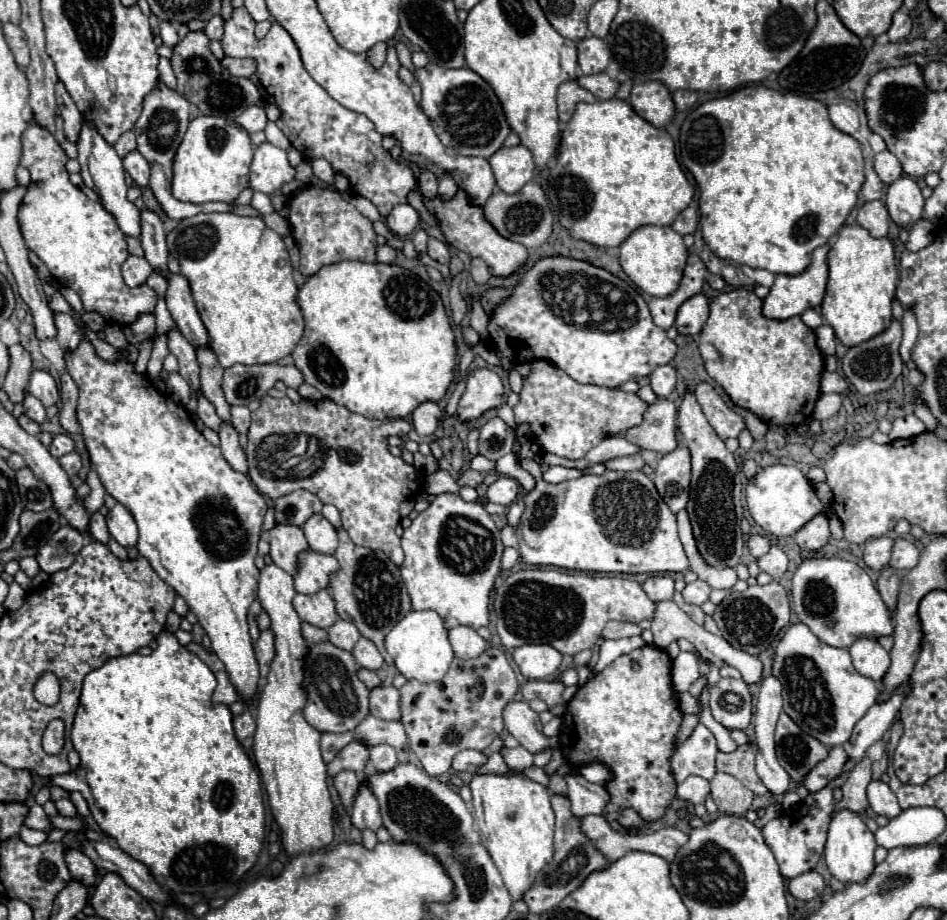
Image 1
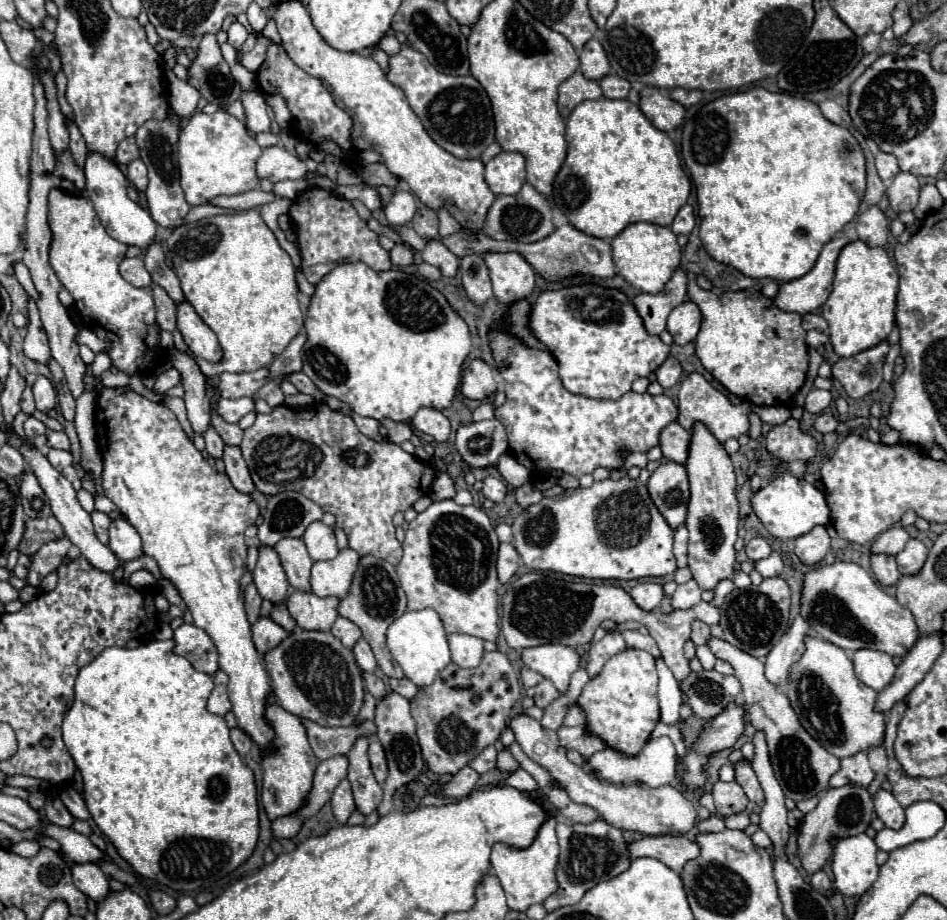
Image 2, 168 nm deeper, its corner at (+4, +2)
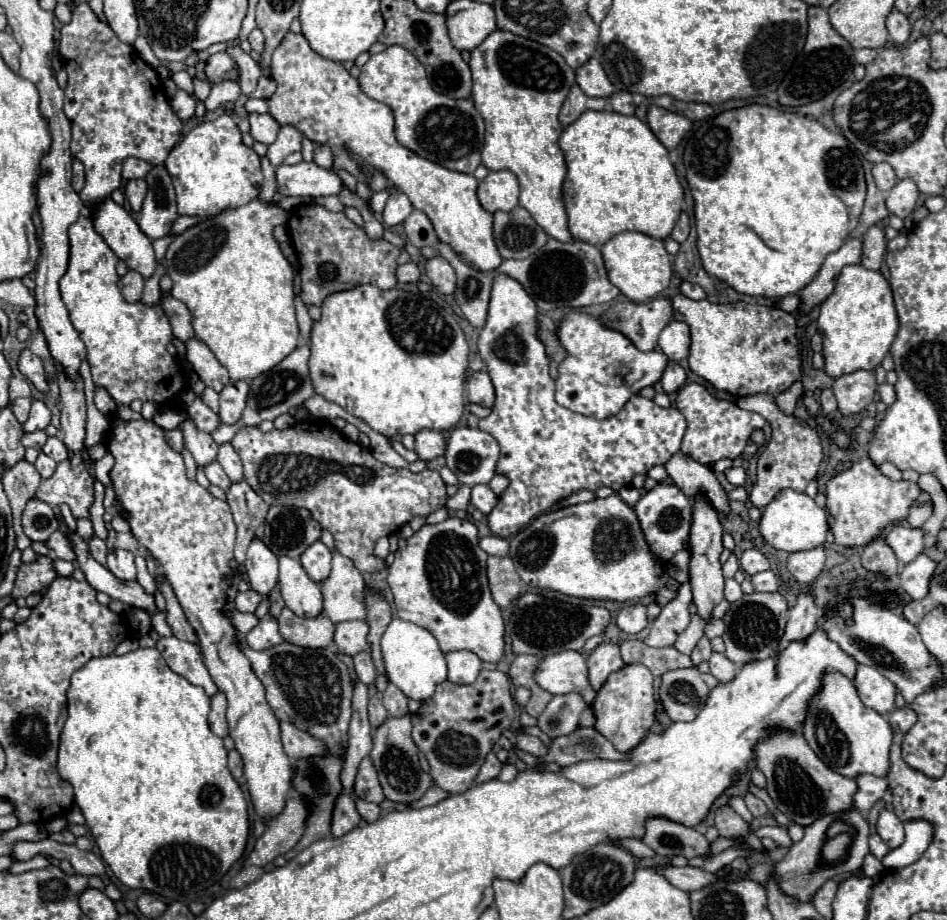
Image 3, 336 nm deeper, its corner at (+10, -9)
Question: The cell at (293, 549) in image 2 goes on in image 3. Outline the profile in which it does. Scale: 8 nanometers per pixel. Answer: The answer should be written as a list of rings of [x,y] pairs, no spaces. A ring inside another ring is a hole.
[[[280,556],[280,588],[286,606],[298,616],[314,618],[322,612],[320,586],[310,580],[298,560]]]

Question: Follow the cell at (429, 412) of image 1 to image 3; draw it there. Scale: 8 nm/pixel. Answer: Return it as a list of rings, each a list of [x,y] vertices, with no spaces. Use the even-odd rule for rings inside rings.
[[[424,428],[414,438],[416,438],[416,452],[418,452],[420,460],[432,460],[432,458],[444,454],[446,442],[438,430]]]

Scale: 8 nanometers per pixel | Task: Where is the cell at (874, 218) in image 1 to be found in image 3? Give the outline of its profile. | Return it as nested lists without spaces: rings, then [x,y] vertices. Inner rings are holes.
[[[870,226],[866,234],[862,236],[862,262],[860,264],[870,270],[880,270],[884,250],[886,250],[884,230],[880,226]]]

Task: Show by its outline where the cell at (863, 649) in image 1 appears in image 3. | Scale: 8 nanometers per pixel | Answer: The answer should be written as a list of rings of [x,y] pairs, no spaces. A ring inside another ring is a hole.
[[[858,664],[854,686],[864,706],[874,708],[880,714],[894,710],[896,686],[892,686],[892,682],[888,682],[888,678],[884,678],[876,668]]]

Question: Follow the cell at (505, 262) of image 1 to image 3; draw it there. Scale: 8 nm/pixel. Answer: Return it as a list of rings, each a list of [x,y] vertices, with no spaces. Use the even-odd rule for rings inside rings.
[[[508,274],[494,276],[488,320],[478,338],[478,352],[488,366],[488,374],[496,390],[496,404],[492,414],[480,420],[480,430],[492,434],[500,444],[502,452],[496,472],[510,478],[510,486],[498,496],[496,508],[488,514],[490,530],[502,538],[518,534],[536,516],[550,510],[556,500],[578,490],[596,490],[600,486],[620,490],[622,486],[628,486],[634,474],[646,474],[652,466],[664,464],[672,454],[676,454],[686,432],[686,420],[676,408],[660,408],[652,400],[638,394],[634,394],[616,416],[606,420],[582,416],[560,406],[554,400],[554,380],[548,372],[550,360],[544,344],[536,336],[536,314],[536,304],[520,282],[508,278]]]

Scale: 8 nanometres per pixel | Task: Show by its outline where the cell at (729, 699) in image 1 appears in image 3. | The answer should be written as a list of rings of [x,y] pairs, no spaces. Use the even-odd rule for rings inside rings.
[[[698,668],[672,670],[662,676],[660,700],[674,722],[692,722],[716,686],[718,680],[712,674],[702,674]]]

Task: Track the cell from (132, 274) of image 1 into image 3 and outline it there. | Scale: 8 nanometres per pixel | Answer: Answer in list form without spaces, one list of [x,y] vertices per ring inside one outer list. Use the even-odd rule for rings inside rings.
[[[128,270],[120,278],[120,290],[126,302],[138,302],[142,296],[142,288],[144,288],[144,278],[134,270]]]

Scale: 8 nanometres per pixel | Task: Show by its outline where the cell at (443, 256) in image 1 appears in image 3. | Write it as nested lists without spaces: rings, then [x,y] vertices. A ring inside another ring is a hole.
[[[442,256],[426,260],[426,274],[438,292],[442,292],[442,294],[454,292],[454,288],[456,288],[454,268]]]

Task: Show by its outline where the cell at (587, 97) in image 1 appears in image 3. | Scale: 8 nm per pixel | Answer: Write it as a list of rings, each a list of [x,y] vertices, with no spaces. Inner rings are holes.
[[[578,84],[570,88],[570,94],[566,96],[562,108],[560,108],[560,124],[568,126],[572,124],[582,112],[586,110],[604,110],[606,108],[606,98],[590,98],[586,96]]]

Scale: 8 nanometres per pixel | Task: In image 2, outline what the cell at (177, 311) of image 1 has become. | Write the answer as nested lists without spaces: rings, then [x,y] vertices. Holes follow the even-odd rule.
[[[186,301],[178,305],[178,331],[182,333],[186,345],[196,357],[212,363],[222,361],[222,347],[218,343],[218,337]]]

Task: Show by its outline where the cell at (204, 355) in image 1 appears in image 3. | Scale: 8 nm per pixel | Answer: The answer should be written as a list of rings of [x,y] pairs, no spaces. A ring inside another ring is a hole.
[[[230,442],[220,444],[220,450],[218,450],[218,462],[220,462],[220,466],[224,468],[224,472],[228,474],[228,478],[230,478],[232,482],[238,482],[238,480],[244,478],[240,456],[236,454],[236,450],[234,450],[234,446],[232,446]]]

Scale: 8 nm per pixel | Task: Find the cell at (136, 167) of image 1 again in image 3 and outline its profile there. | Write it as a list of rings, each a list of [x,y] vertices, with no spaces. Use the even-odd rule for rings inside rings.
[[[138,178],[138,180],[128,180],[126,182],[126,188],[124,188],[124,194],[126,194],[126,198],[128,198],[128,202],[130,202],[130,206],[132,206],[132,210],[134,212],[140,212],[140,208],[142,208],[142,200],[144,200],[144,196],[146,196],[146,182],[142,180],[142,178]]]

